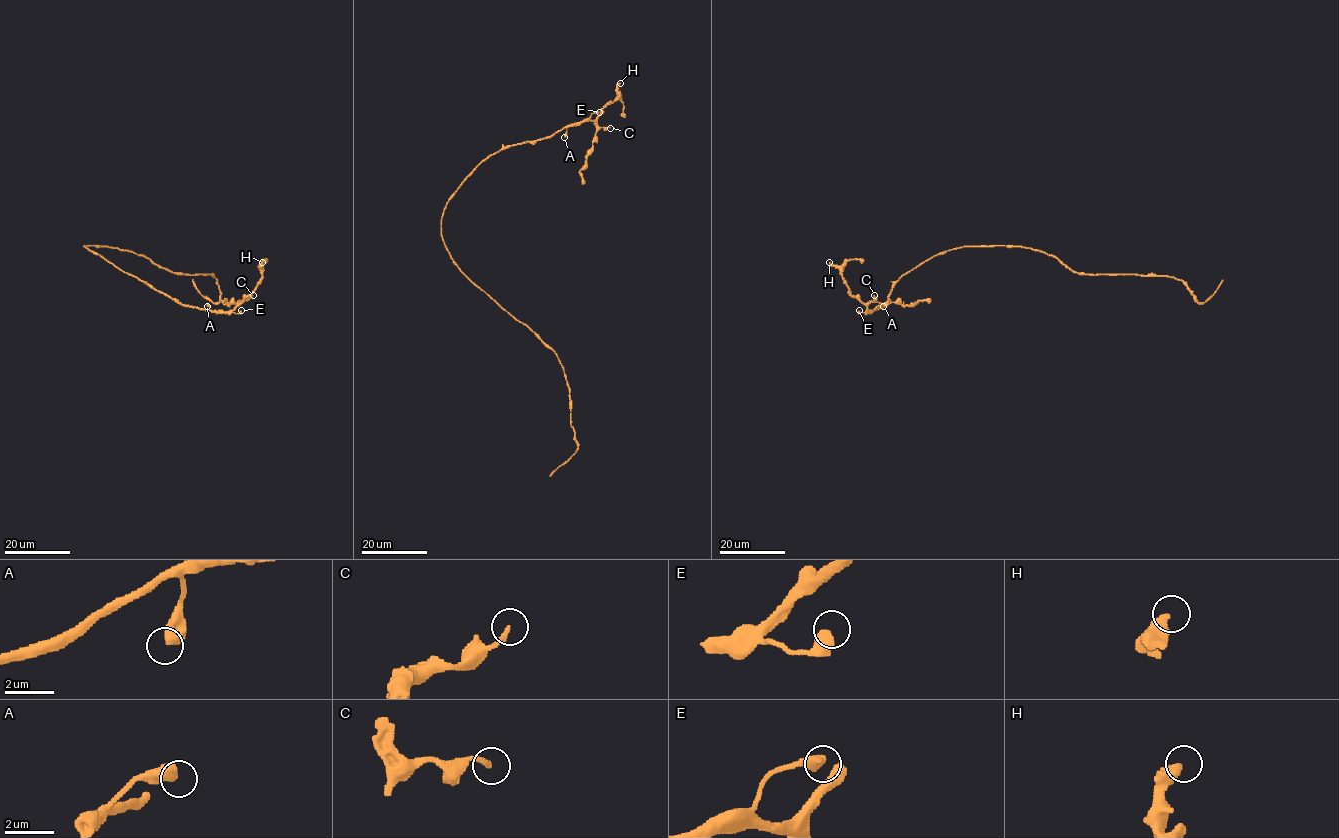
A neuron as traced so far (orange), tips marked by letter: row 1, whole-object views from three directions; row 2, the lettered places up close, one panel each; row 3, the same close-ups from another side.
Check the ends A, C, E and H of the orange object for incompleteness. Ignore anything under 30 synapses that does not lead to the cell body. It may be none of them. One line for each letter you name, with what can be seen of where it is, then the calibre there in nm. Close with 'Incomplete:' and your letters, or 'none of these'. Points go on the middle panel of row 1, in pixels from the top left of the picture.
H: Place: (620, 83). Thickness 400 nm
Incomplete: H

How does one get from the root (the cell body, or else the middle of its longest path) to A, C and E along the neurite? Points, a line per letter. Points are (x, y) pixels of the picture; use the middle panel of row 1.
A: (445, 243), (441, 219), (446, 202), (482, 161), (506, 147), (549, 138), (566, 128), (564, 137)
C: (445, 243), (441, 219), (446, 202), (490, 156), (514, 144), (551, 137), (584, 121), (610, 128)
E: (445, 243), (441, 219), (446, 202), (482, 161), (514, 144), (551, 137), (599, 112)

